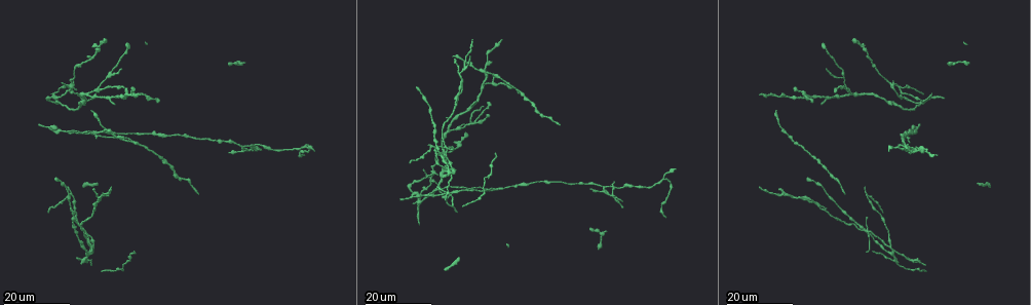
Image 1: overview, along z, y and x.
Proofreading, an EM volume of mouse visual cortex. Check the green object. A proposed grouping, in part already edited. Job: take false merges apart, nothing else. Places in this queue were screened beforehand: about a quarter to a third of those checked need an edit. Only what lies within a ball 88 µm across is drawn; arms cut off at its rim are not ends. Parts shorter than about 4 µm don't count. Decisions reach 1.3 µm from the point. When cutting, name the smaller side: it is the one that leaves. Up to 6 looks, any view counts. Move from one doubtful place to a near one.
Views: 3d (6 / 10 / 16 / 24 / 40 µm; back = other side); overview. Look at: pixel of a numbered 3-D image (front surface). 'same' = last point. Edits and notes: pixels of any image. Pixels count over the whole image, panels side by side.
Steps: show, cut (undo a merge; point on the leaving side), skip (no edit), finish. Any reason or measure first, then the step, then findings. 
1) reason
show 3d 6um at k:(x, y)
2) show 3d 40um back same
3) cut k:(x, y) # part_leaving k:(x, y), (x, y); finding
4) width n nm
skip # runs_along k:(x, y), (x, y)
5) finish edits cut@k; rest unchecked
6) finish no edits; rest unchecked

looks like a crossing
show 3d 16um at 1:(615, 188)

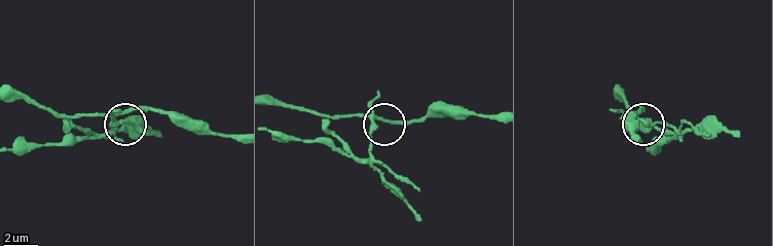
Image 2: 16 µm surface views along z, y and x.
show 3d 10um at 2:(643, 120)

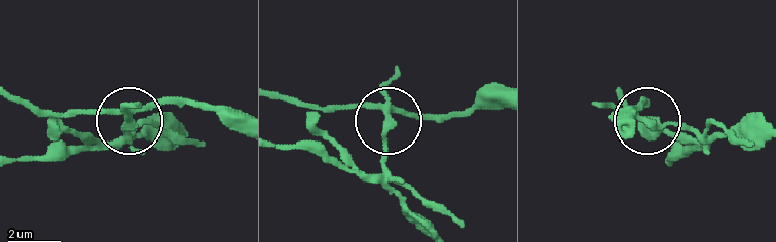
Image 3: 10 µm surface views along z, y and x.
cut 3:(138, 104) # a second neuron is stuck on

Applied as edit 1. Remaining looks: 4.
show overview

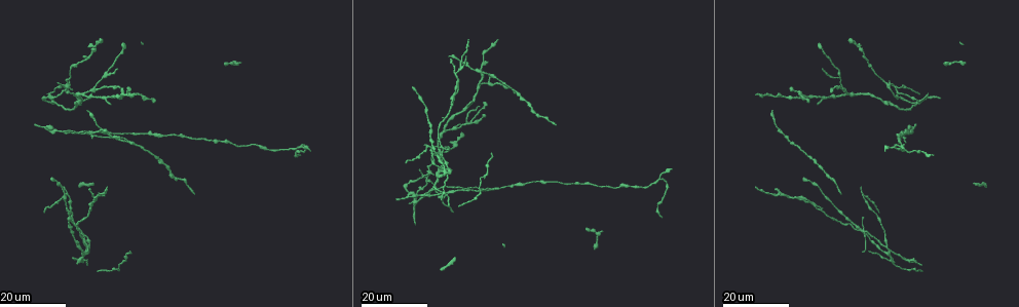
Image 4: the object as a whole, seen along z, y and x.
small branch off a trunk
show 3d 24um at 4:(94, 86)

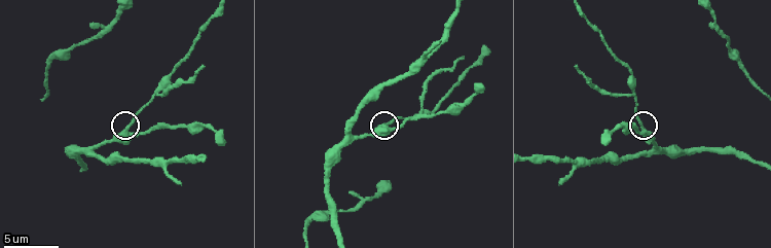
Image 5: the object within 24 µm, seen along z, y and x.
show 3d 10um at 5:(129, 130)

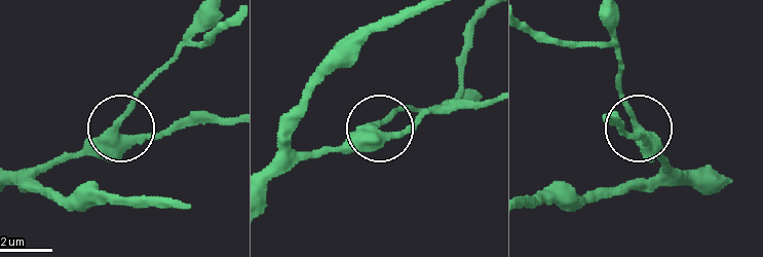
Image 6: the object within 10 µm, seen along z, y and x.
skip # runs_along 6:(388, 17), (315, 88), (295, 148), (354, 148), (458, 108); continuous, no second neuron

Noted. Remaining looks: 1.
three arms meet
show 3d 10um at 5:(630, 94)

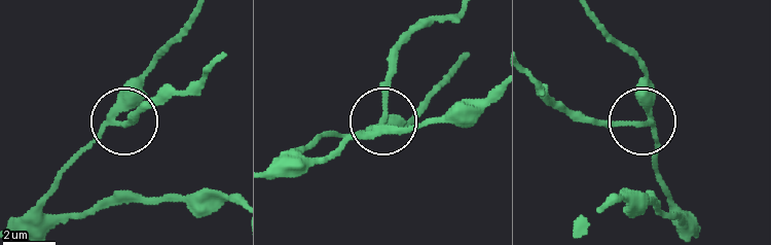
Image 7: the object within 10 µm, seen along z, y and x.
arms 3
cut 7:(127, 125) # part_leaving 7:(114, 119), (133, 119), (158, 95), (185, 91), (212, 66); a second neuron is stuck on

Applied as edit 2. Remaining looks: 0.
finish edits cut@3, cut@7; rest unchecked

